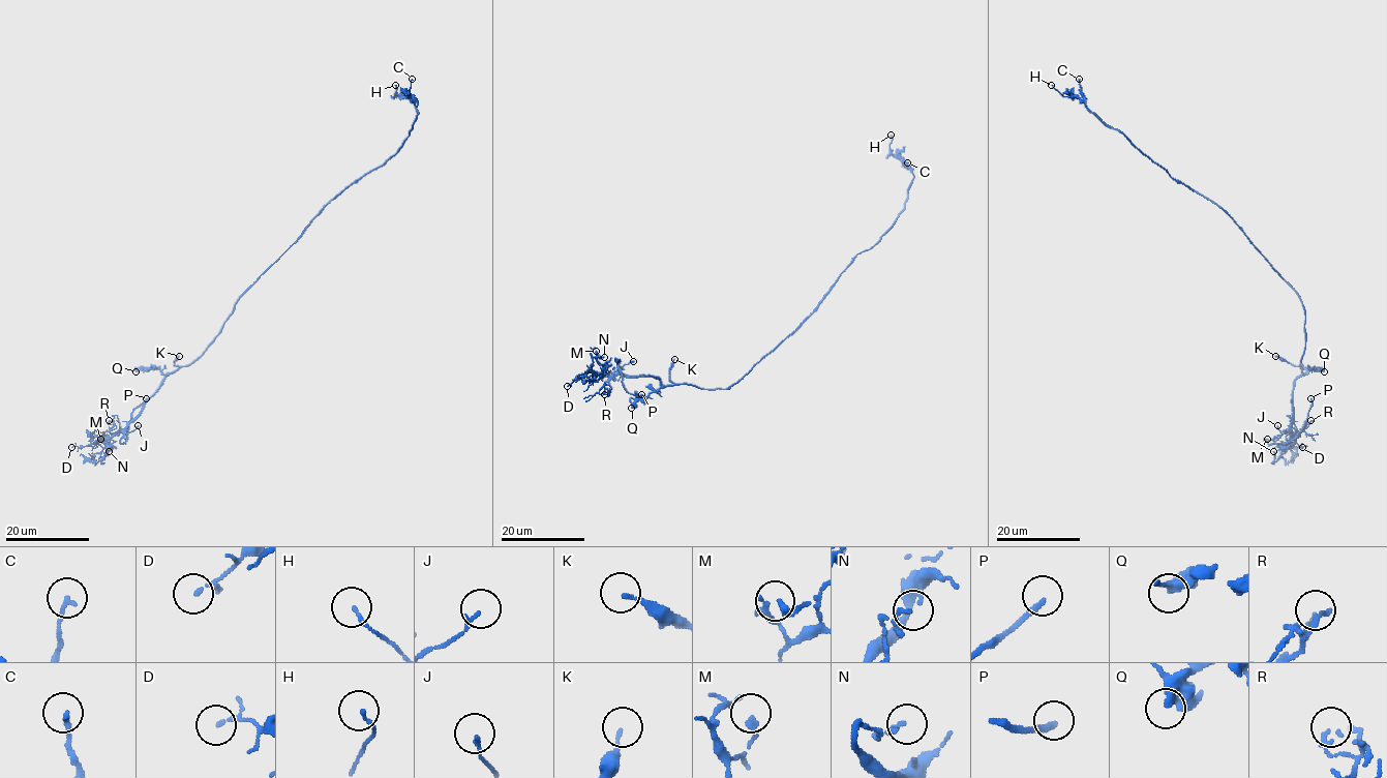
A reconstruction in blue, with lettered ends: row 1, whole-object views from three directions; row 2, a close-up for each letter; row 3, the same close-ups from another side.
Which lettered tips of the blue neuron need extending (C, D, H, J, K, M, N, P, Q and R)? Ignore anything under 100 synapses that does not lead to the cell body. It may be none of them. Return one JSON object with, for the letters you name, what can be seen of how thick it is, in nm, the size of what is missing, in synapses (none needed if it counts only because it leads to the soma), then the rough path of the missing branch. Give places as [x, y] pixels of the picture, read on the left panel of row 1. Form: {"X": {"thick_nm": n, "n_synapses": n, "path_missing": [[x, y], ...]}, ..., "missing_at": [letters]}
{"P": {"thick_nm": 220, "path_missing": [[146, 398], [160, 389], [185, 384], [197, 376]]}, "missing_at": ["P"]}

